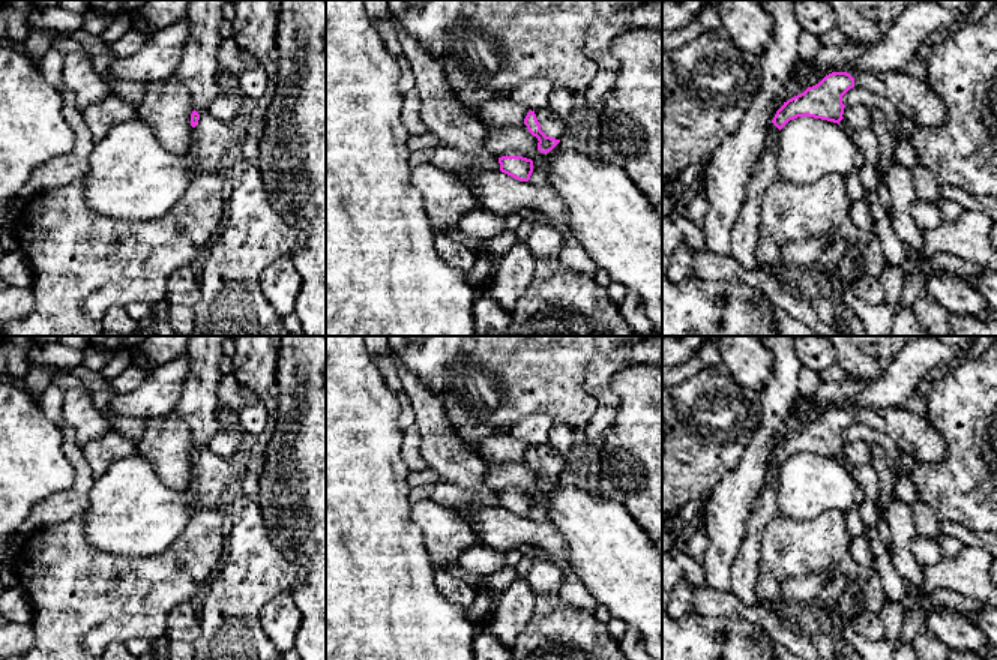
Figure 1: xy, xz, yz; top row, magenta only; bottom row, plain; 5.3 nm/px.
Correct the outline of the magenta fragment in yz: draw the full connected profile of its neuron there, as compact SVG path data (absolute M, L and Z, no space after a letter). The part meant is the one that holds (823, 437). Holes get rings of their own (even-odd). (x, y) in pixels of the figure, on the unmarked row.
M832 408L818 420L784 438L772 459L781 466L790 456L808 452L839 460L845 444L842 432L853 423L854 414L850 410Z

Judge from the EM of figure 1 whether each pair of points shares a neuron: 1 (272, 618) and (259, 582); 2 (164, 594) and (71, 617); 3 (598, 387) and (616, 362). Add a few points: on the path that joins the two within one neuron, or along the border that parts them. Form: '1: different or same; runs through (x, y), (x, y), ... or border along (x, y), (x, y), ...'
1: different; border along (289, 591), (262, 609), (268, 638)
2: same; runs through (141, 600), (93, 600)
3: same; runs through (598, 381), (610, 368)

